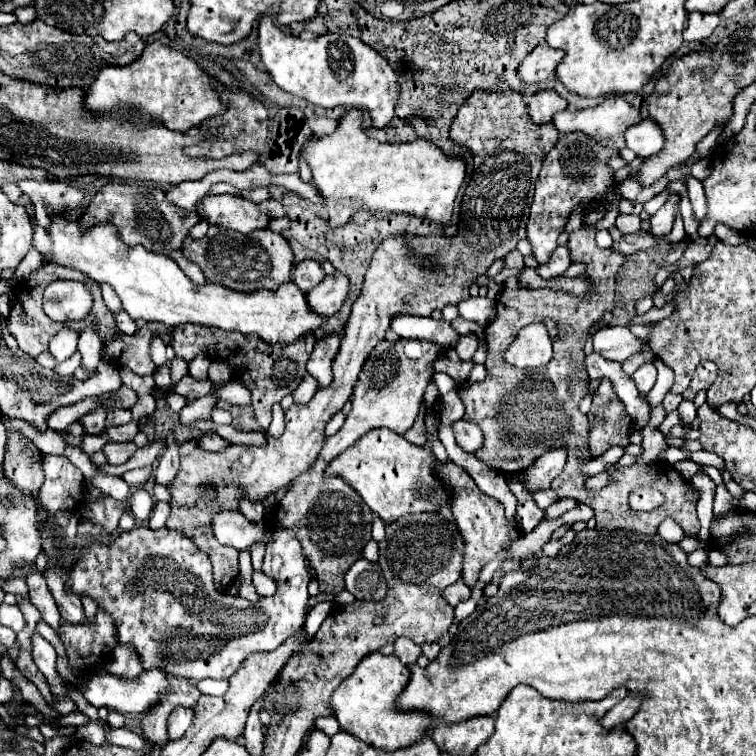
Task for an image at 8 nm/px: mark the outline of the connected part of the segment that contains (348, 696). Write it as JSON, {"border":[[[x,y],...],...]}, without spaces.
{"border":[[[383,653],[367,655],[357,669],[333,691],[331,695],[331,711],[339,721],[341,729],[351,733],[353,737],[385,751],[395,751],[399,747],[407,747],[421,737],[427,735],[431,717],[423,713],[403,713],[395,709],[395,701],[399,693],[405,689],[409,681],[409,669],[395,657]]]}

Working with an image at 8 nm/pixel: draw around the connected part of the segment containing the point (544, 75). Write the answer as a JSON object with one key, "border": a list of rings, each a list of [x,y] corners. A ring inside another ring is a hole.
{"border":[[[537,45],[519,65],[519,77],[525,83],[541,83],[555,77],[555,69],[559,61],[565,57],[561,49],[553,49],[549,45]]]}

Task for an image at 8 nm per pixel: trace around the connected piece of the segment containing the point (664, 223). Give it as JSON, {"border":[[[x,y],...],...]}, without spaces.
{"border":[[[671,195],[667,203],[651,217],[651,235],[653,237],[665,237],[669,235],[675,215],[677,215],[677,205],[679,205],[679,195]]]}

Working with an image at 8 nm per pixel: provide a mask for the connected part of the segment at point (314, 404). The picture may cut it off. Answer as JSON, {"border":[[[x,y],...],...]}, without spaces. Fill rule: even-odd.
{"border":[[[501,81],[495,89],[473,91],[471,97],[465,99],[451,123],[449,137],[453,143],[467,147],[473,155],[471,181],[461,199],[459,229],[453,237],[398,234],[383,239],[373,253],[361,295],[343,327],[343,341],[333,363],[331,385],[319,387],[307,405],[293,403],[285,411],[285,433],[281,437],[267,435],[265,445],[231,445],[225,451],[209,453],[199,449],[195,439],[191,439],[179,447],[181,469],[175,477],[175,485],[169,489],[173,499],[167,527],[185,533],[199,549],[209,553],[213,583],[219,593],[225,593],[229,583],[239,575],[239,551],[215,539],[211,529],[213,515],[219,511],[239,511],[241,493],[261,503],[305,473],[319,457],[325,441],[325,423],[351,399],[361,367],[371,349],[385,337],[391,317],[397,313],[431,315],[433,309],[457,305],[463,297],[469,297],[469,285],[465,283],[473,283],[495,259],[513,251],[517,239],[525,235],[543,153],[559,141],[555,125],[535,125],[525,95]],[[425,257],[437,261],[441,269],[427,269],[423,265]]]}

